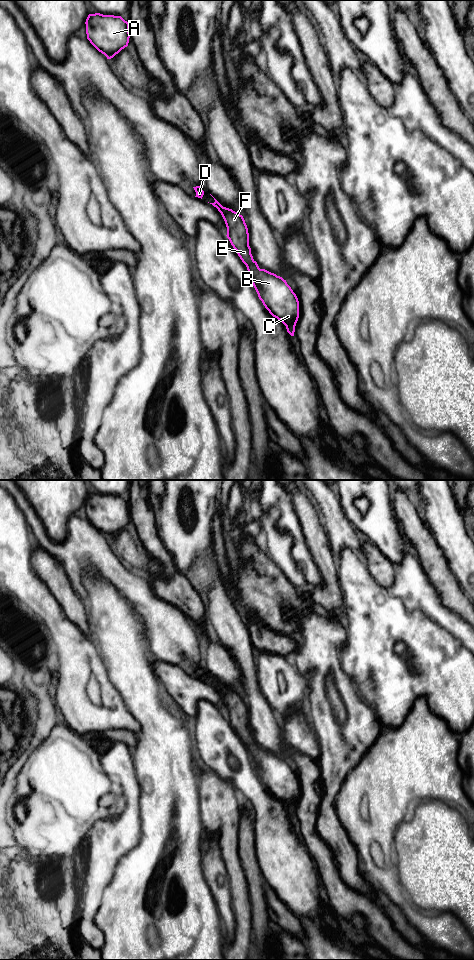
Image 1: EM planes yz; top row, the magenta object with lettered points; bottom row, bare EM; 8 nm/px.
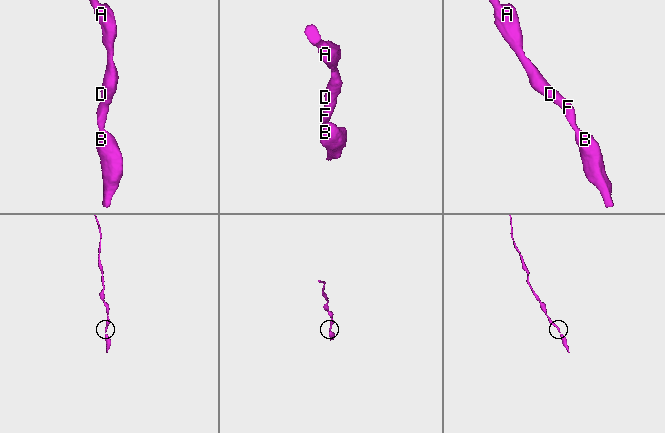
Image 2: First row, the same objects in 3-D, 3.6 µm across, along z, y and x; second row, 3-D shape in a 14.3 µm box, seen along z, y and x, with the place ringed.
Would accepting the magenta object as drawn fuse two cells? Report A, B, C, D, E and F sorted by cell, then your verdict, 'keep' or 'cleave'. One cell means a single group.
A B C D E F | keep

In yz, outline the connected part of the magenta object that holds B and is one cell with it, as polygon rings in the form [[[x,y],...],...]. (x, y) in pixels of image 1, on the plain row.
[[[215,678],[214,680],[215,682],[210,684],[216,687],[221,693],[227,707],[226,716],[242,742],[246,745],[251,762],[258,774],[259,779],[262,781],[269,793],[273,797],[280,800],[286,806],[287,812],[291,816],[294,816],[295,806],[299,798],[299,781],[296,774],[282,757],[277,756],[276,754],[265,749],[259,748],[257,742],[253,739],[251,734],[248,708],[243,696],[232,689],[223,687]]]

